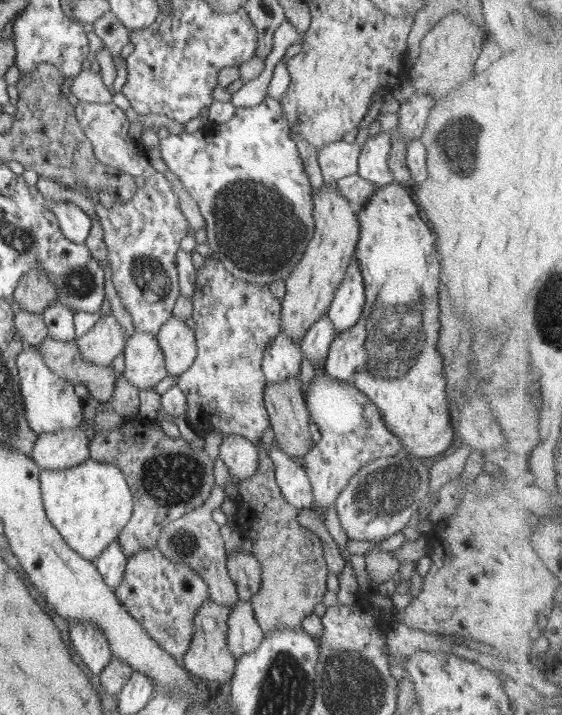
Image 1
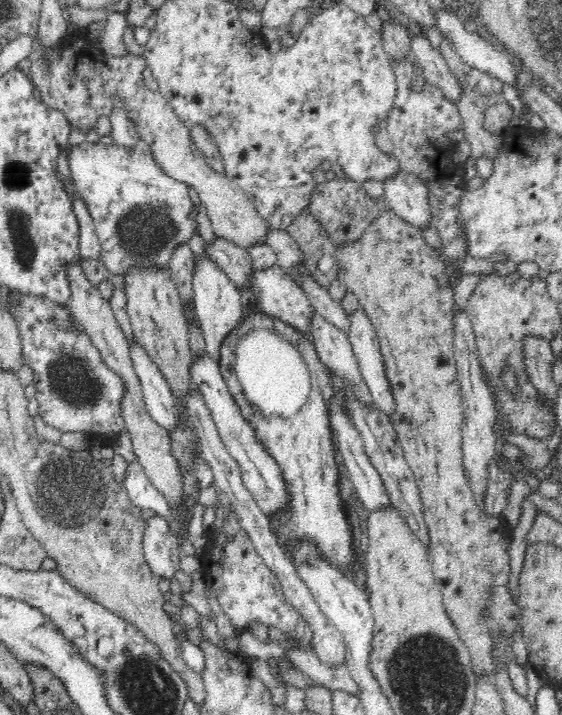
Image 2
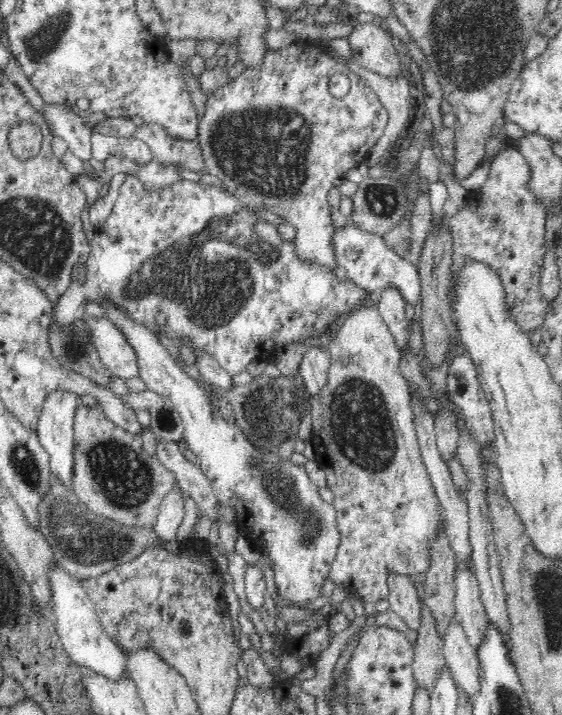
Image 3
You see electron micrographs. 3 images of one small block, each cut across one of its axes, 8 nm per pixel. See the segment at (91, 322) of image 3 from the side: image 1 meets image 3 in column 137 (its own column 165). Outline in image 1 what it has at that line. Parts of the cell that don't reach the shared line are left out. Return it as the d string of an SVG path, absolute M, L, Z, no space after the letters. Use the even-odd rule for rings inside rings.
M134 331L125 342L124 375L138 389L154 388L168 376L157 335Z

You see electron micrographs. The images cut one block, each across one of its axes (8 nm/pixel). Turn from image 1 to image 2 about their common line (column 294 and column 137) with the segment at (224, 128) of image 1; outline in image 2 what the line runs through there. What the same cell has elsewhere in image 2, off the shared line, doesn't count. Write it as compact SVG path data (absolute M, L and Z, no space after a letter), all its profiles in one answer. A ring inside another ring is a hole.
M141 138L132 149L122 147L115 141L108 145L100 141L97 144L84 141L72 149L68 163L74 181L73 187L76 187L76 193L85 202L99 236L100 259L111 273L122 274L134 266L168 267L173 248L187 243L190 237L198 232L196 219L190 217L194 204L188 194L189 188L184 183L168 177L162 168L156 165L152 149Z

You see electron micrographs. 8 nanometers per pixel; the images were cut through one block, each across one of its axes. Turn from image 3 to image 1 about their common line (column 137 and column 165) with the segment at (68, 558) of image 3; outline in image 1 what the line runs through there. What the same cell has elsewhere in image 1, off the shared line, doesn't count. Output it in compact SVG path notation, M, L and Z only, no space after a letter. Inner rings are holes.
M216 484L212 488L210 498L200 508L186 513L160 530L157 547L168 560L182 563L194 572L198 572L198 576L208 586L210 599L234 608L234 605L238 603L238 592L227 569L227 552L224 547L224 538L220 533L221 526L212 519L212 512L218 510L226 498L224 487Z

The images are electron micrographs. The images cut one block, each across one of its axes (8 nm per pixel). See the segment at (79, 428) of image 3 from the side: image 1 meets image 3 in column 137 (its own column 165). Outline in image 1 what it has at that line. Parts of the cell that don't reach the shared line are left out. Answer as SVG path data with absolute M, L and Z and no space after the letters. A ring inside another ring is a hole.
M136 415L136 420L124 420L119 428L93 432L89 443L89 458L120 467L134 497L132 516L118 535L126 556L156 547L160 530L200 508L216 486L215 460L204 451L204 447L194 448L181 437L172 439L154 423Z

